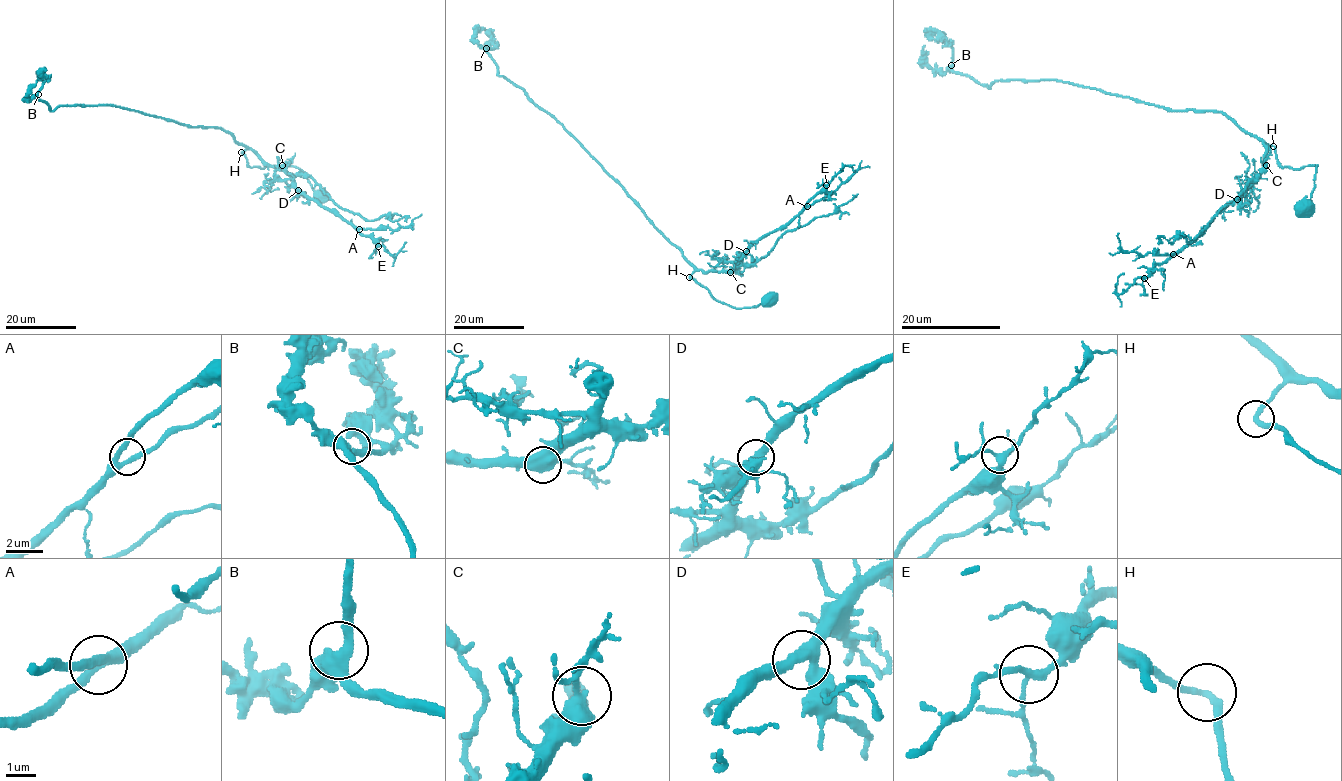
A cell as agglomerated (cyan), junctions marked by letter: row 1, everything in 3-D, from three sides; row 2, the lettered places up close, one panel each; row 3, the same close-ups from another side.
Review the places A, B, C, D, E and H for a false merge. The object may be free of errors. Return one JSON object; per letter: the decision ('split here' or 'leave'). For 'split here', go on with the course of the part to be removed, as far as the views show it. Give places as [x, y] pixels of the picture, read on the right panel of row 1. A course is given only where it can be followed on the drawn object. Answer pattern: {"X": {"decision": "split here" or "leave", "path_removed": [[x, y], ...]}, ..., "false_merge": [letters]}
{"A": {"decision": "leave"}, "B": {"decision": "leave"}, "C": {"decision": "leave"}, "D": {"decision": "leave"}, "E": {"decision": "leave"}, "H": {"decision": "leave"}, "false_merge": []}

